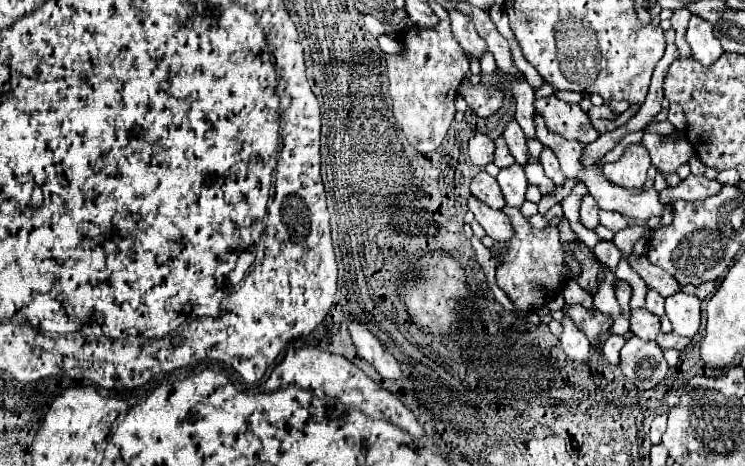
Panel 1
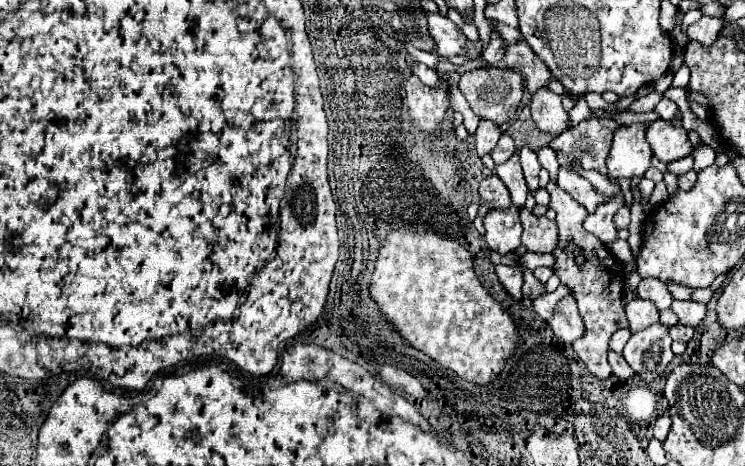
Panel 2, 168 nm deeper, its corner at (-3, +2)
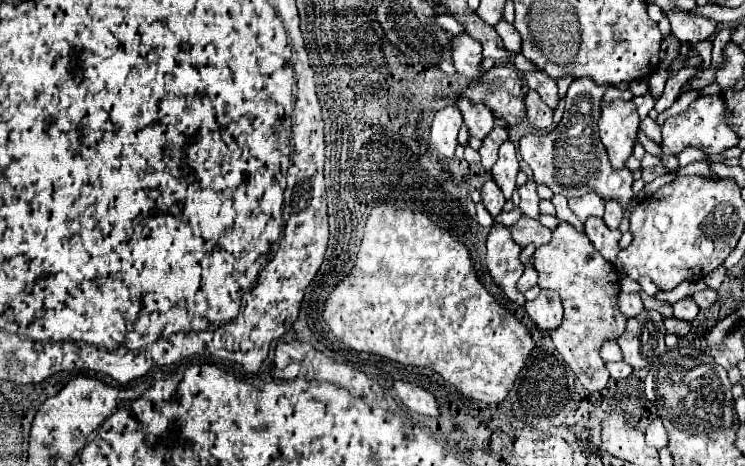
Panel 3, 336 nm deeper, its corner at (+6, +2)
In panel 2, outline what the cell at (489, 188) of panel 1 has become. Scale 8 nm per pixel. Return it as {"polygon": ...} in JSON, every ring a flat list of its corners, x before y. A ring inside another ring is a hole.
{"polygon":[[496,175,486,177,480,183,478,191,480,191,480,199,484,203,488,203,492,209,508,209,512,205,510,203,510,193,508,193,506,185]]}

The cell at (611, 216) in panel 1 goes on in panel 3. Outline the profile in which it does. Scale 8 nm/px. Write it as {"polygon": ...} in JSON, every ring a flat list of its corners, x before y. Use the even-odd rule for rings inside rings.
{"polygon":[[607,201,607,207,605,207,605,215,603,215,603,221,609,229,617,229,619,223,623,219,623,207,619,205,619,201]]}

